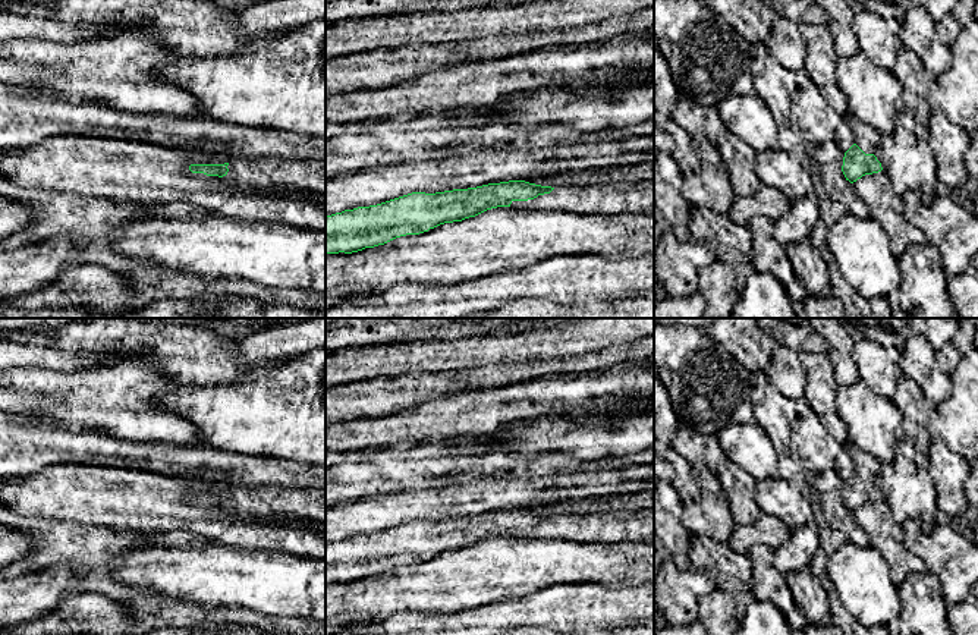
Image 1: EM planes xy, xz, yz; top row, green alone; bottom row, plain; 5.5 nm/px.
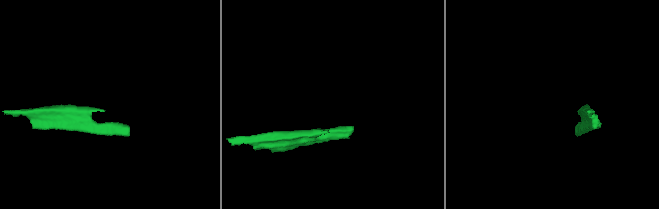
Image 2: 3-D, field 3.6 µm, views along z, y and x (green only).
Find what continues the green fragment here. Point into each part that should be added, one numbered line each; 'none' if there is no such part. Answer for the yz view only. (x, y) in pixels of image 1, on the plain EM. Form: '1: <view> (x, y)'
1: yz (865, 465)

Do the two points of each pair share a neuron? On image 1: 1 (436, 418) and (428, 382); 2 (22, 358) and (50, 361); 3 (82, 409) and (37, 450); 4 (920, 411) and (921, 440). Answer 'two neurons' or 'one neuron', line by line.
1: two neurons
2: one neuron
3: two neurons
4: one neuron

